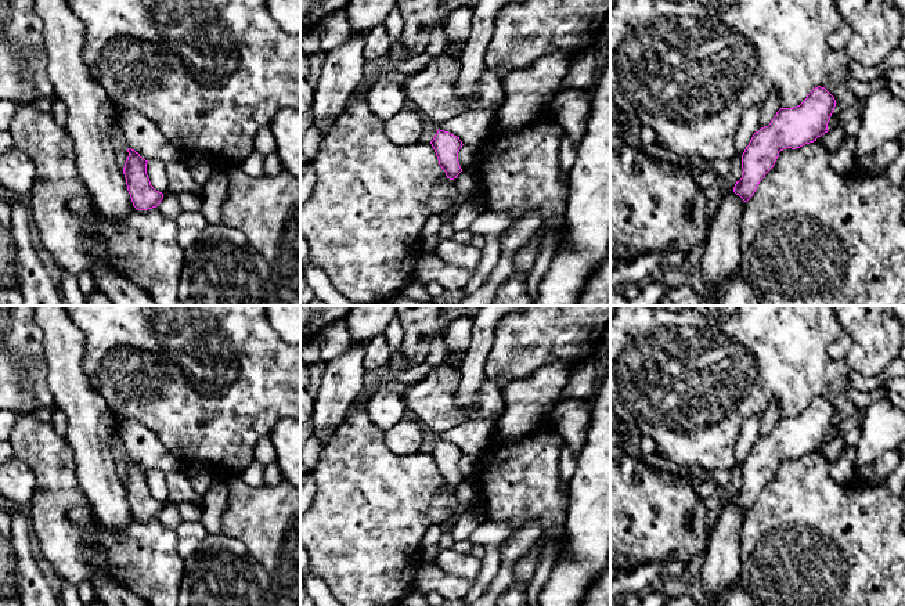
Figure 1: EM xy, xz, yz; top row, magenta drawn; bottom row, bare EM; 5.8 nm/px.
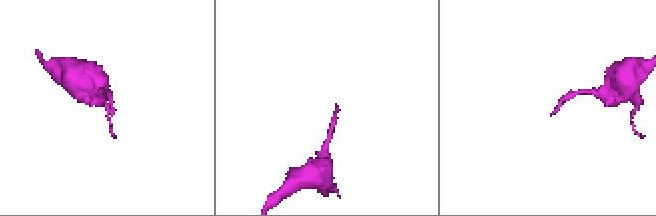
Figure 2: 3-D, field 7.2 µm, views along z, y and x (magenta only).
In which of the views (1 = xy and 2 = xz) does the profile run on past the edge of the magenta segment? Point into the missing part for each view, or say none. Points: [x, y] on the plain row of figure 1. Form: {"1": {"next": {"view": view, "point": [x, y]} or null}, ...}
{"1": {"next": null}, "2": {"next": null}}

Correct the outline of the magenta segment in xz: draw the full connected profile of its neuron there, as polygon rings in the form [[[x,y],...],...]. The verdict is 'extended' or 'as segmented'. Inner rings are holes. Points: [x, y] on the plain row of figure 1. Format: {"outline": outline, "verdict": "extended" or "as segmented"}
{"outline": [[[439,439],[430,454],[447,488],[457,488],[462,481],[458,473],[458,462],[464,454],[459,447]]], "verdict": "as segmented"}

